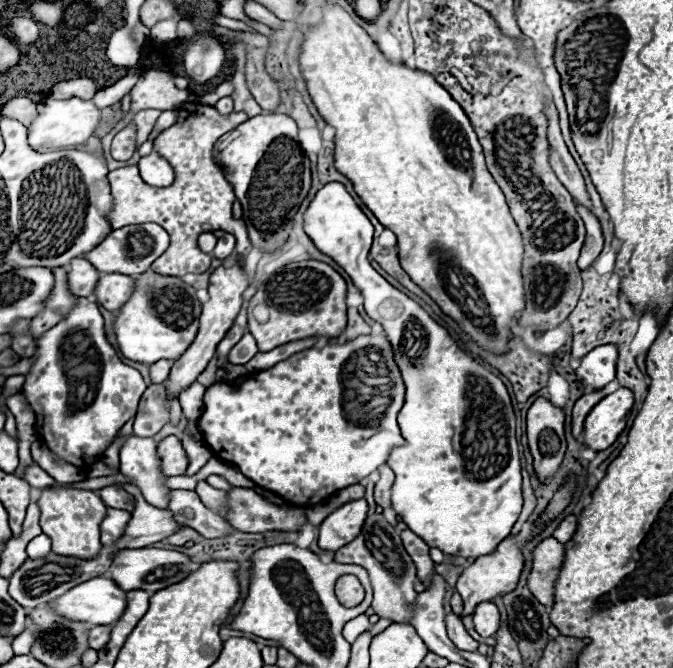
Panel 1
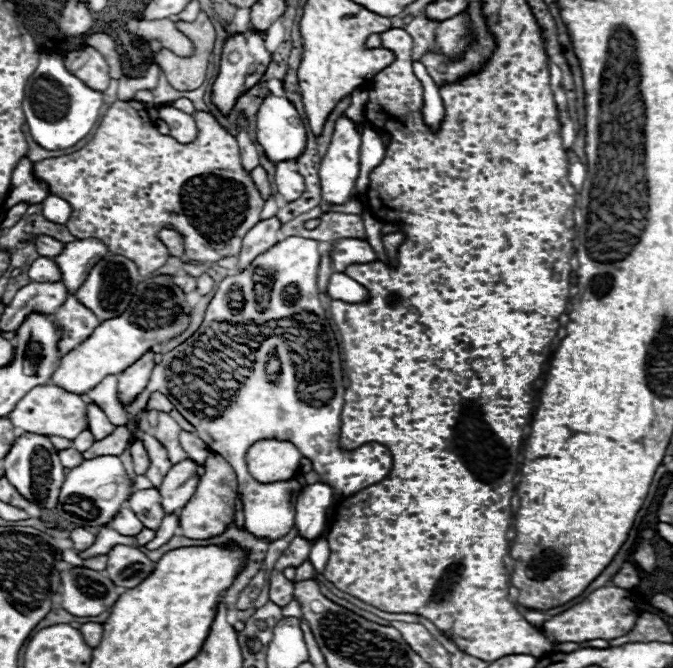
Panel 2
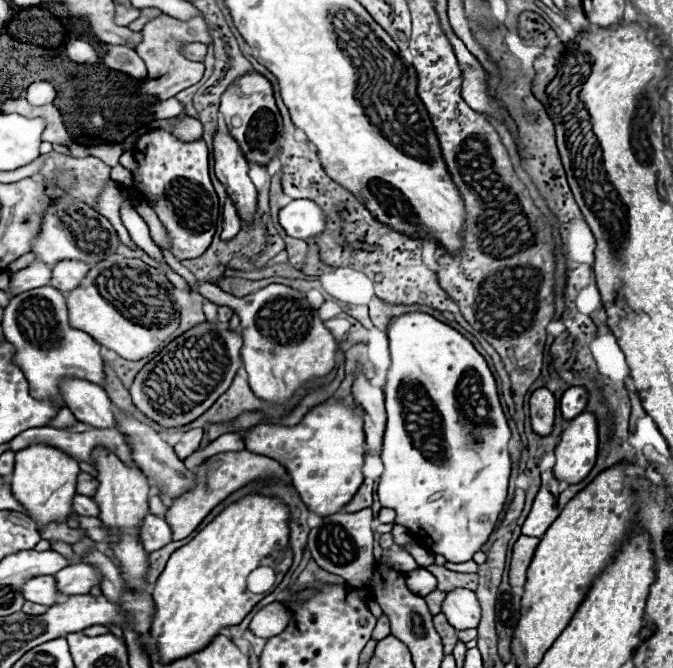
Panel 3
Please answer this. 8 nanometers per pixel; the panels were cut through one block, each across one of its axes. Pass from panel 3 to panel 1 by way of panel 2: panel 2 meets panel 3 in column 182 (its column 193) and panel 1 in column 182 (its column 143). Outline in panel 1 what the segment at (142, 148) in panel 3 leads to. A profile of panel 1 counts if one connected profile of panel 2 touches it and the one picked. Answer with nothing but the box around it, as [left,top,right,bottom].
[108,102,252,276]

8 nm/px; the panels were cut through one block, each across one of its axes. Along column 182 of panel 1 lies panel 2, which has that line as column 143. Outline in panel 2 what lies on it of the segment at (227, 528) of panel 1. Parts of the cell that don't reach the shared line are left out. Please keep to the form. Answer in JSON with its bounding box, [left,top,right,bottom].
[128,488,166,530]

